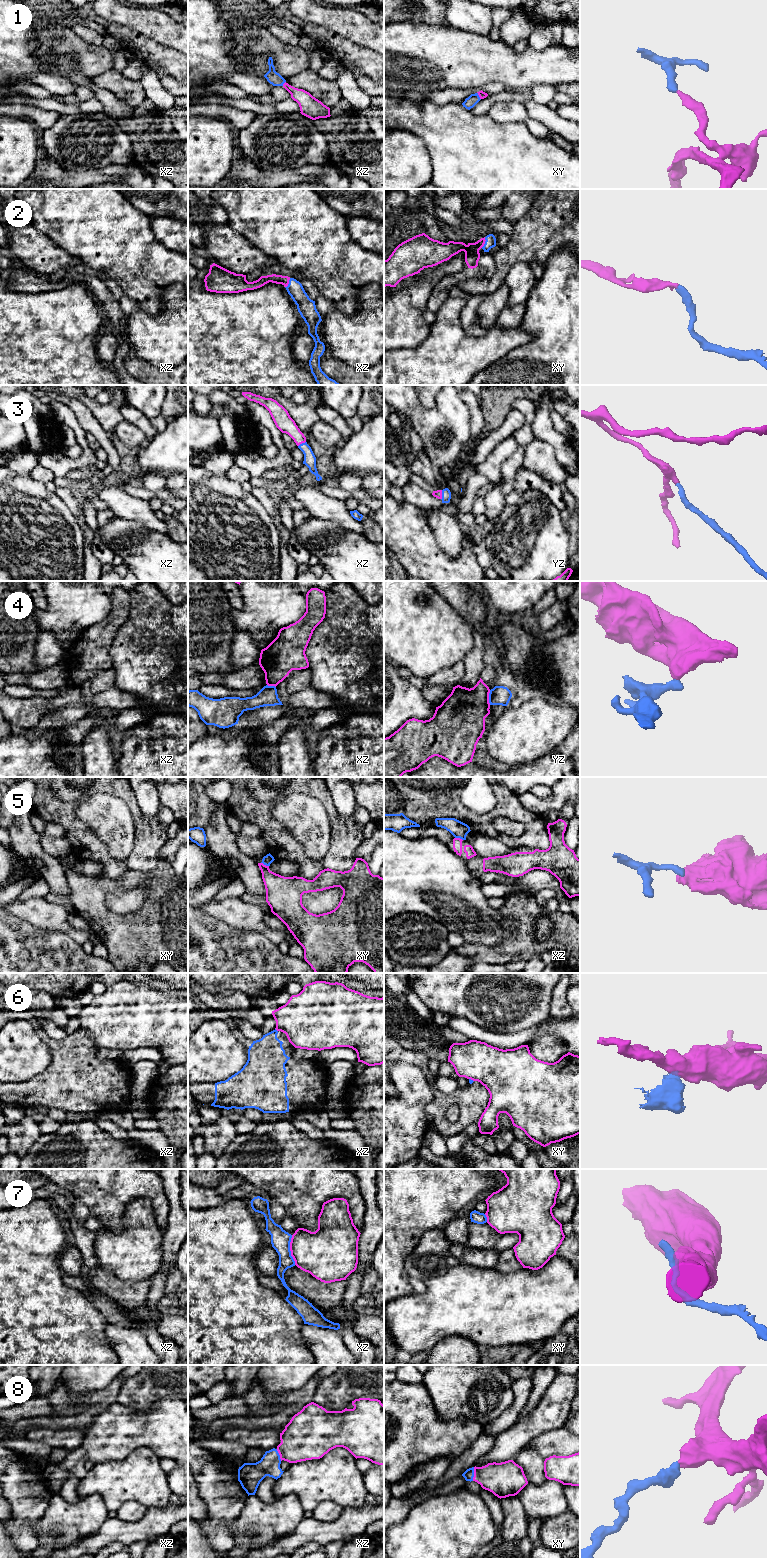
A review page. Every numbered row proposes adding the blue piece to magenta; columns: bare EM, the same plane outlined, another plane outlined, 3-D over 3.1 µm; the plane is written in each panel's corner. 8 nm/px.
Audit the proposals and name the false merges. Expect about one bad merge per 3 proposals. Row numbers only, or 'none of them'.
4, 5, 6, 7

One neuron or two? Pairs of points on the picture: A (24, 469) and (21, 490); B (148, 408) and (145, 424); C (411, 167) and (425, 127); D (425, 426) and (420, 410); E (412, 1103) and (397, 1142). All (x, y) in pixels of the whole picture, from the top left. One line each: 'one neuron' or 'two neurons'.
A: two neurons
B: two neurons
C: two neurons
D: one neuron
E: one neuron

